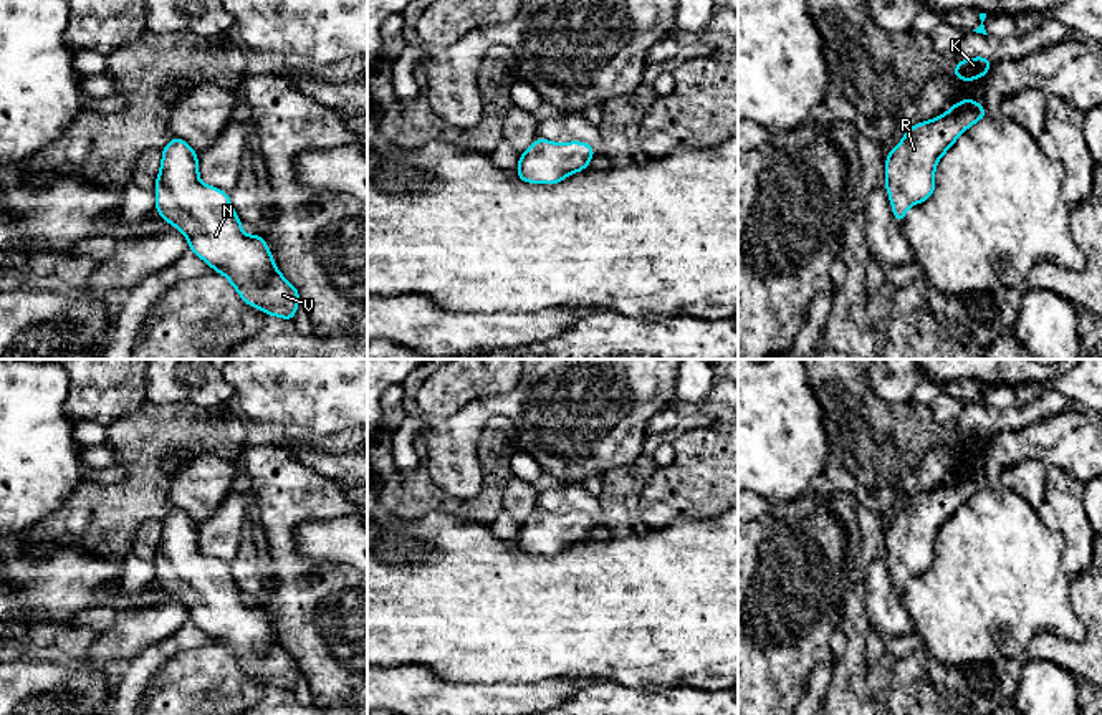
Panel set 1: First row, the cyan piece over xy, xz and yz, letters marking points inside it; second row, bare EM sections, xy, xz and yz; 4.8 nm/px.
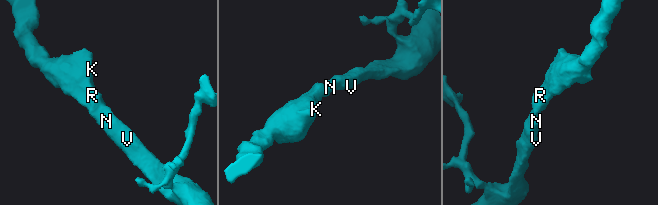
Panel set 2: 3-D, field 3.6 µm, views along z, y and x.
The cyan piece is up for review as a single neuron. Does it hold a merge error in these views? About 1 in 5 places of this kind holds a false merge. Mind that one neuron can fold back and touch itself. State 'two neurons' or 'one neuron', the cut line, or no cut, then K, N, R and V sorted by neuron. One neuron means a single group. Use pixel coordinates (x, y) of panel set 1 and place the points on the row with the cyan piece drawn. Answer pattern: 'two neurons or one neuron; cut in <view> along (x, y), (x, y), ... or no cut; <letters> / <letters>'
one neuron; no cut; K N R V

